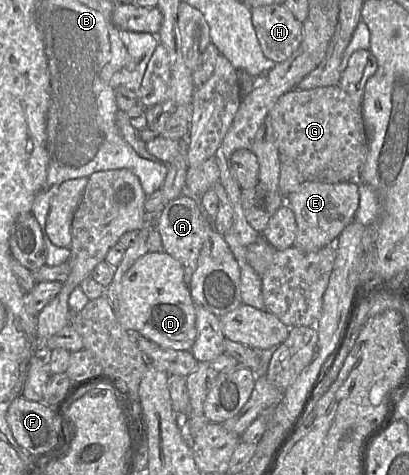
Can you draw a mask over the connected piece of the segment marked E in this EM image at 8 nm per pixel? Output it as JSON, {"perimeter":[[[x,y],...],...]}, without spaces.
{"perimeter":[[[305,180],[285,202],[292,209],[297,223],[294,246],[304,253],[318,251],[339,237],[341,231],[354,220],[359,204],[357,182],[335,184]]]}

